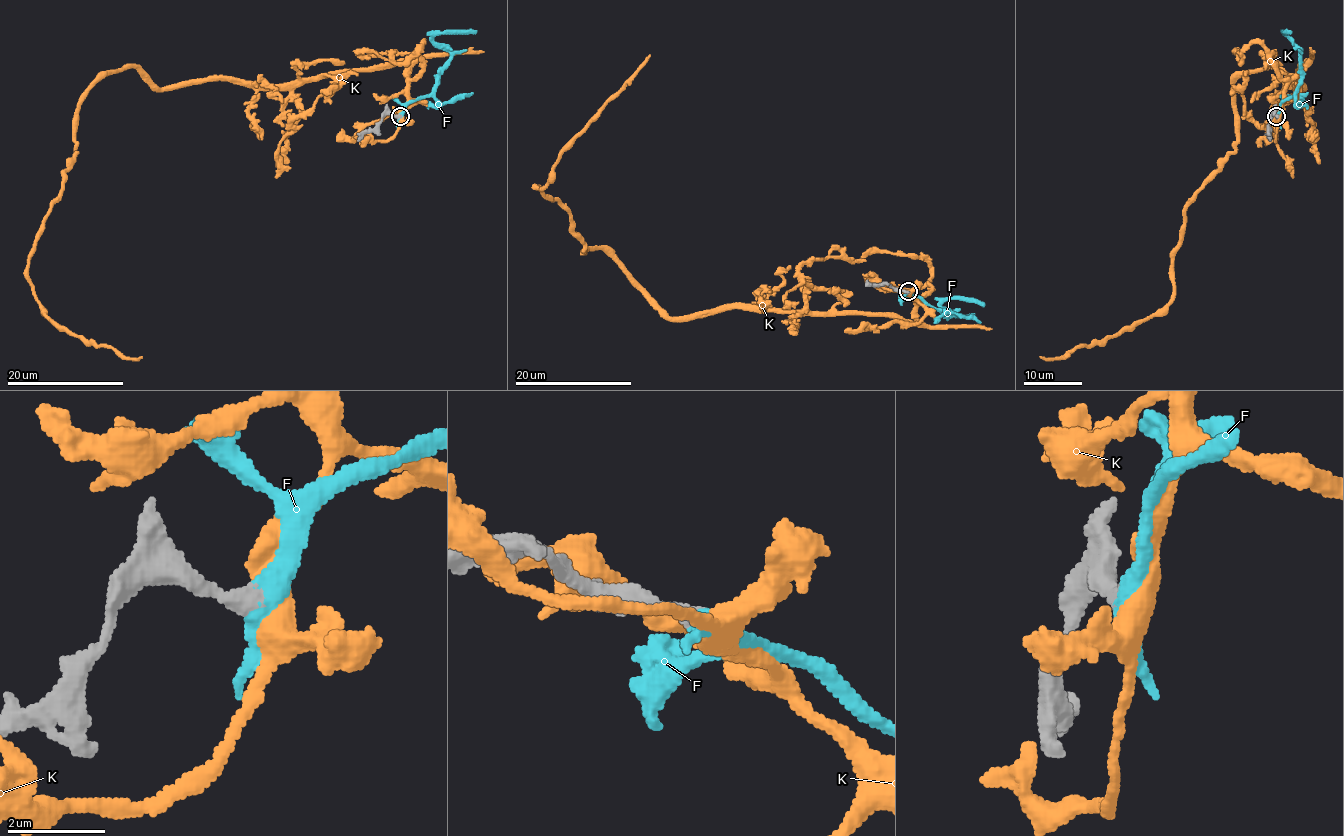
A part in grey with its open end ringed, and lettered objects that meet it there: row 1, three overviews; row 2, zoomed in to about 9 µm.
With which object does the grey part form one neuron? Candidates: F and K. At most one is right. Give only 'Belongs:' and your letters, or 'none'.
Belongs: F

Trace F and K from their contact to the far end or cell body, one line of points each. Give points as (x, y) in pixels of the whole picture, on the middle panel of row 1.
F: (907, 293), (946, 316), (958, 316), (950, 314), (942, 304), (949, 298), (969, 298), (984, 306)
K: (908, 293), (911, 320), (735, 307), (670, 317), (603, 249), (583, 252), (571, 215), (536, 188), (650, 55)

